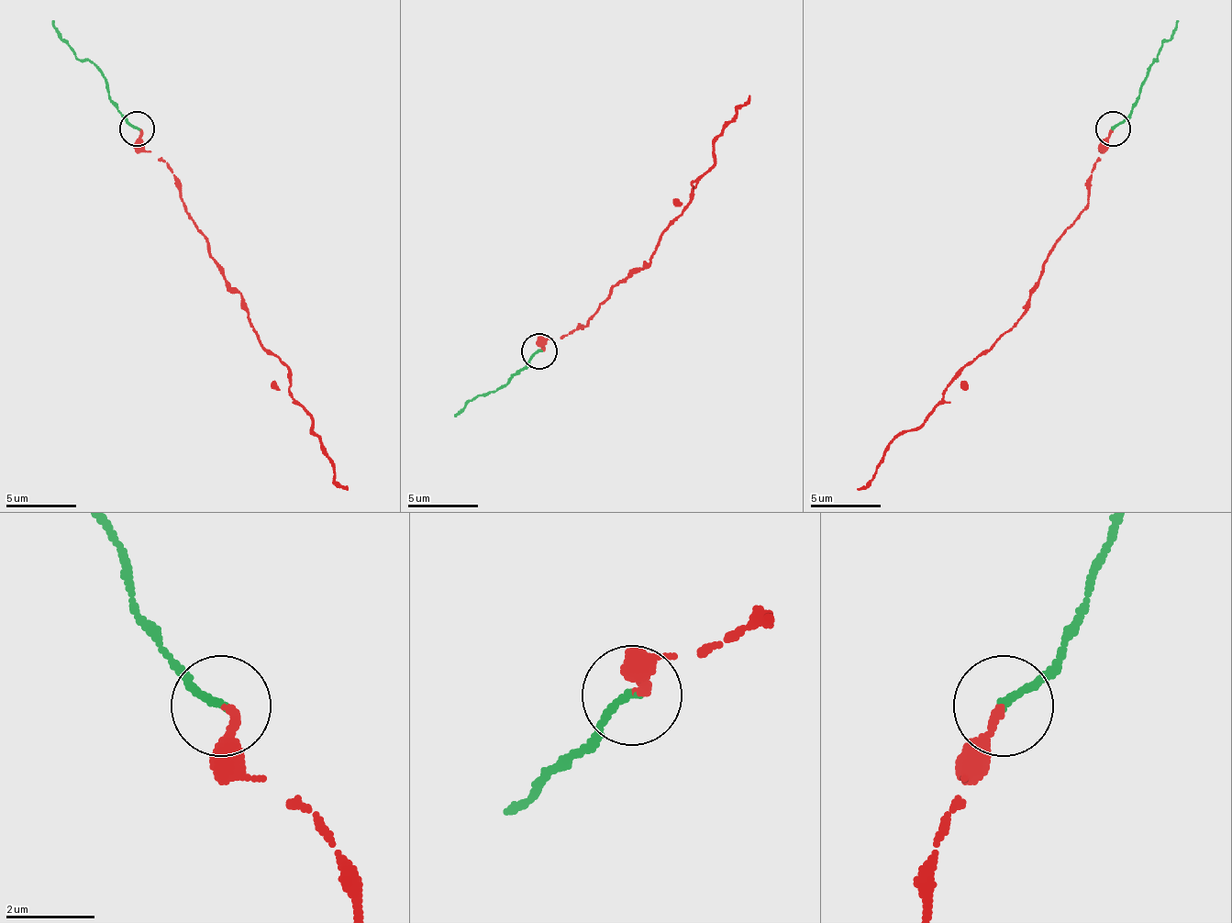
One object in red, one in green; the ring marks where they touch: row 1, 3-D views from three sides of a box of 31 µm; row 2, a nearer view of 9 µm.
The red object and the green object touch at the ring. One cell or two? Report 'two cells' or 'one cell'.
one cell

